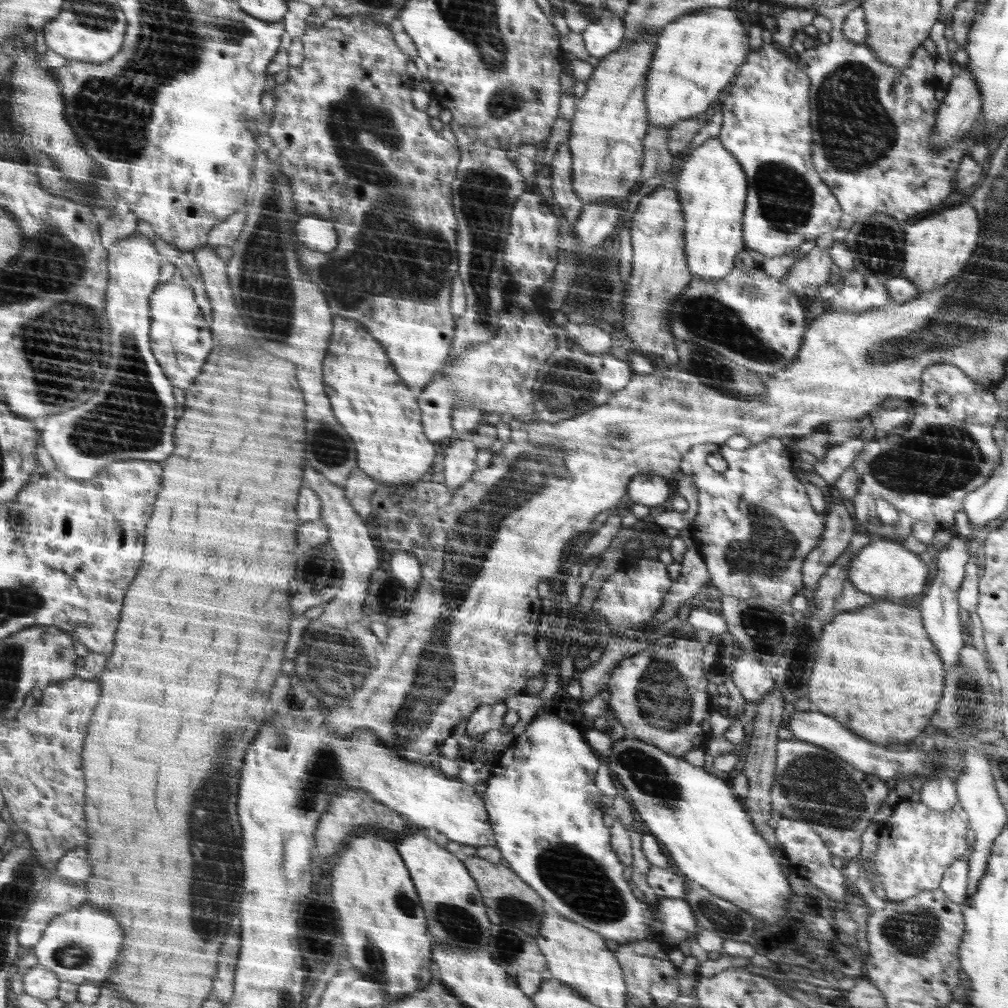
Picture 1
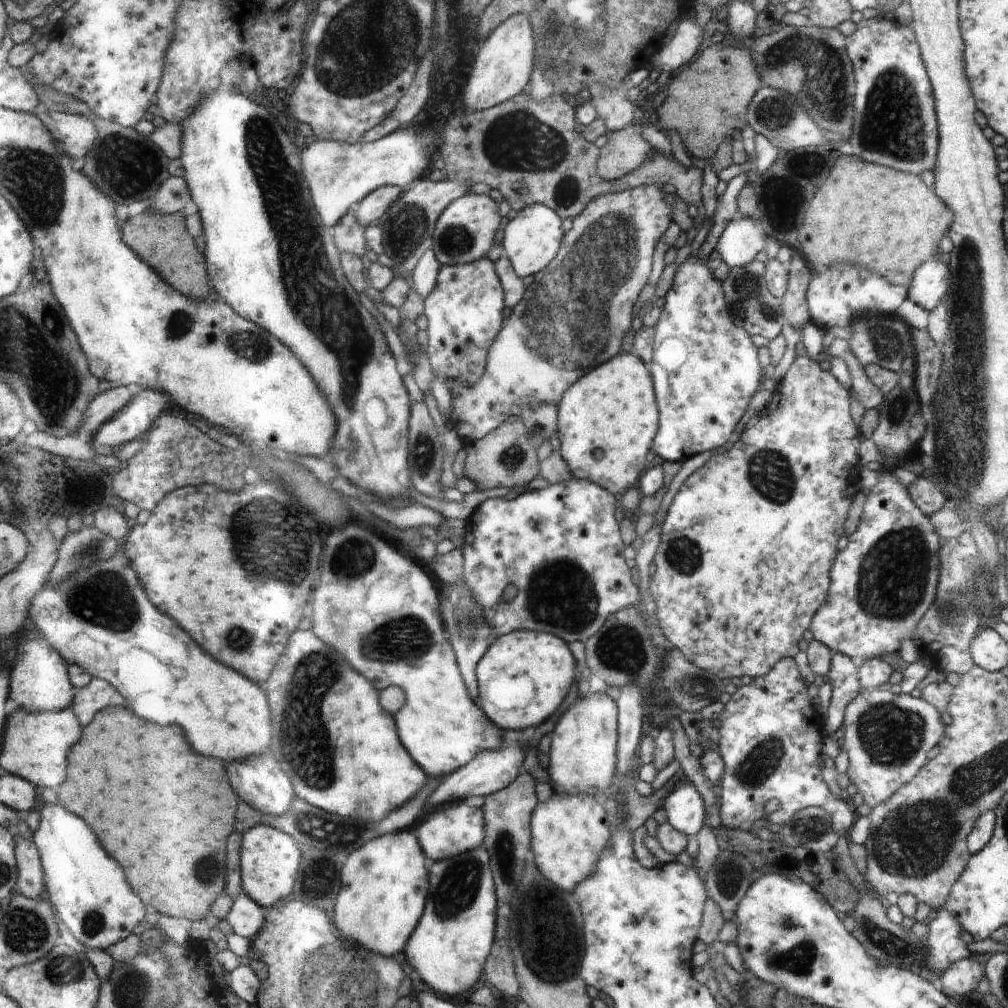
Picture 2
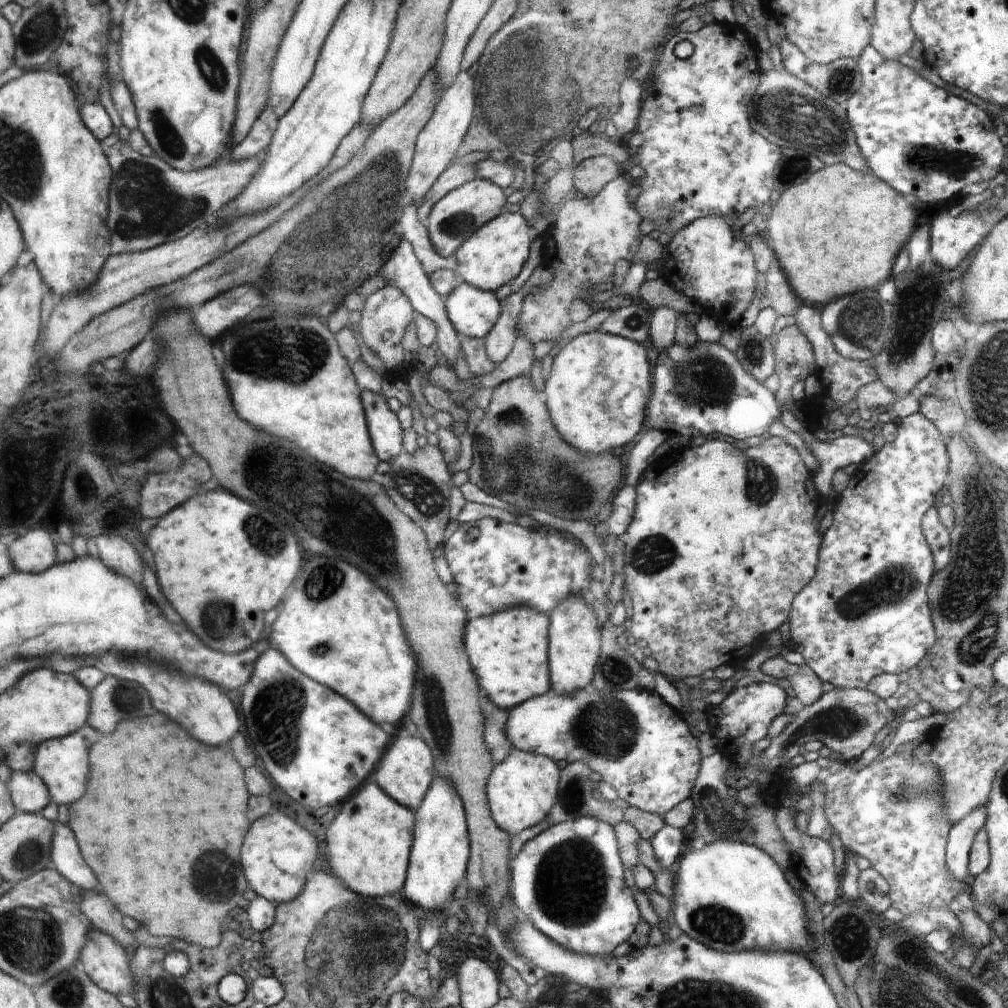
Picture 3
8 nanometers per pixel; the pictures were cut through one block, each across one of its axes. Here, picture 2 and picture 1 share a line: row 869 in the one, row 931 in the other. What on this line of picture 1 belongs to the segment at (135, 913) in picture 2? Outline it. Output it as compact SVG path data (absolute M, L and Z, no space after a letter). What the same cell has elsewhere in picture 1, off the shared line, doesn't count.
M94 906L75 908L50 921L41 941L34 947L40 964L52 968L64 982L83 985L108 980L124 946L124 930L118 920Z

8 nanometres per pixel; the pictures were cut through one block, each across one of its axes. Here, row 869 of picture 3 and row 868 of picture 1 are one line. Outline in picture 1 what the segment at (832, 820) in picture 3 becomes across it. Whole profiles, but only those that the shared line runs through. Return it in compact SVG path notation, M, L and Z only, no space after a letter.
M904 800L891 811L892 815L886 817L886 821L882 821L882 826L879 828L878 847L876 847L872 860L876 880L881 889L880 893L890 901L902 901L902 899L916 896L926 889L937 889L944 877L945 870L968 852L964 834L966 834L969 820L966 820L967 813L963 810L959 813L952 809L938 811L920 800Z

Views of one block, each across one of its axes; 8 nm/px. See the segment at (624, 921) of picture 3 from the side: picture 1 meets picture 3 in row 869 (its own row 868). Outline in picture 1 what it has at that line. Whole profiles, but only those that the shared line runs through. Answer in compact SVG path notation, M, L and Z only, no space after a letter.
M553 715L536 716L524 733L515 737L507 750L494 756L491 762L490 778L482 800L486 803L494 834L497 835L496 846L510 864L510 869L529 883L554 912L596 931L608 940L616 940L620 945L649 940L651 935L661 945L670 945L672 950L676 950L682 941L696 936L699 931L697 919L684 898L658 897L657 904L648 908L647 901L642 904L642 900L638 900L624 882L621 859L617 851L610 848L612 830L608 830L602 822L602 794L596 782L602 761L587 742L584 731Z

